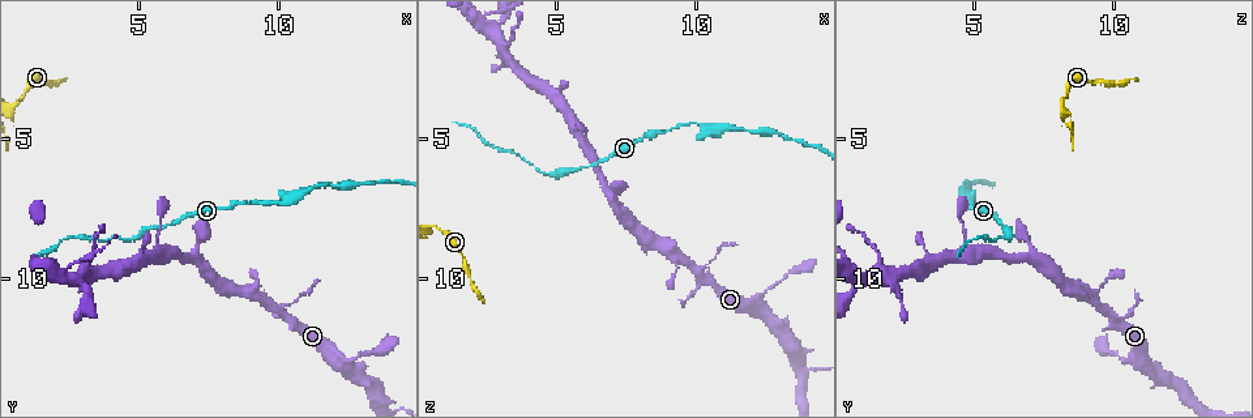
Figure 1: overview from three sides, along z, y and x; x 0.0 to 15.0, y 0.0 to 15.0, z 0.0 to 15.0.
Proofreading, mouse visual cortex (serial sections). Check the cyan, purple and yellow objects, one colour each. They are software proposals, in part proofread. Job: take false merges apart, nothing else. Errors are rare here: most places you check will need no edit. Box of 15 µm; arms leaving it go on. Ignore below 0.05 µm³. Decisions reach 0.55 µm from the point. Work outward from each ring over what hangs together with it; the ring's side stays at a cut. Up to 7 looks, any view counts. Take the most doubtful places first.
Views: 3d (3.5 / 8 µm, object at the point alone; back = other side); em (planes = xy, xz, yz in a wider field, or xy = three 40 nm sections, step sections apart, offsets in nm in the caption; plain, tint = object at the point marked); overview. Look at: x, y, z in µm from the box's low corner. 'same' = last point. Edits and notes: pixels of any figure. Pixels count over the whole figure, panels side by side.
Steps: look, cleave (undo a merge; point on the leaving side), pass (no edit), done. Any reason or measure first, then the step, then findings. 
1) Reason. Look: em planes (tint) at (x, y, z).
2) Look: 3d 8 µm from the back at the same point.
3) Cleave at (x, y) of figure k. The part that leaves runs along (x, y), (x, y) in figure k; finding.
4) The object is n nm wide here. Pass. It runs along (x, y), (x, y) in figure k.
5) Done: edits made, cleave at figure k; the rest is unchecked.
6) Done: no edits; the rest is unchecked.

Look: 3d 3.5 µm at (11.2, 6.7, 4.6).

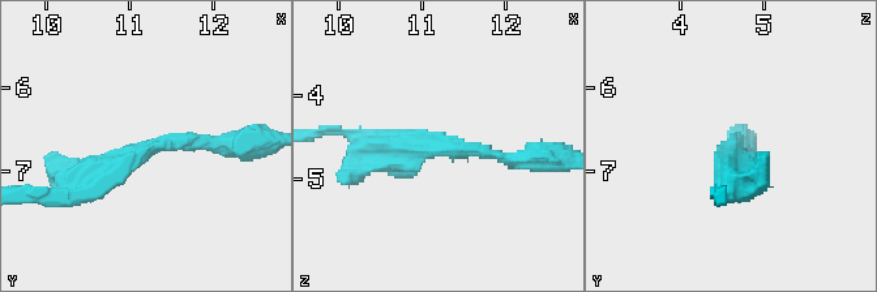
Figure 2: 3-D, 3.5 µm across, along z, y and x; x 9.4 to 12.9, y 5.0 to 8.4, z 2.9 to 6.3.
Pass. It runs along (71, 193), (154, 145), (231, 141) in figure 2; one cell here.

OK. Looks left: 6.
A fork. Look: 3d 3.5 µm at (12.4, 12.9, 10.7).

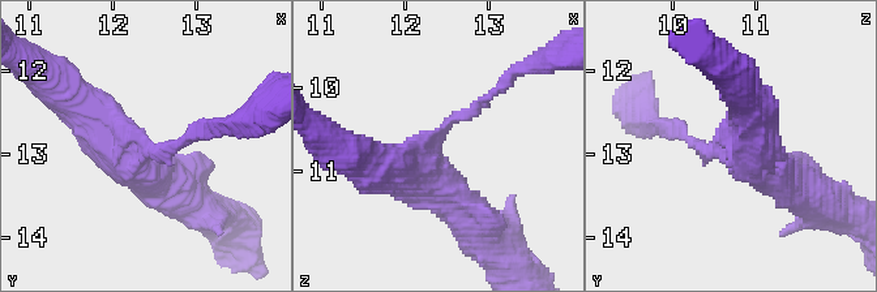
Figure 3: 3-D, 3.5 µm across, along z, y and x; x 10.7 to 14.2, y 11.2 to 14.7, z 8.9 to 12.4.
3 arms meet here; the arms are 150, 450, 500 nm wide; shape alone is not enough. Look: em xy step 3 (tint) at (12.40, 12.95, 10.70).

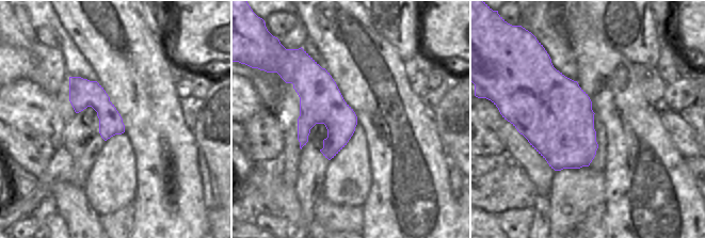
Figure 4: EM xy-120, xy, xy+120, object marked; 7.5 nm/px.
Pass. It runs along (46, 77), (142, 168), (183, 193) in figure 3; all the same cell.

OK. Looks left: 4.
Thin arm on a thick one. Look: 3d 3.5 µm at (5.9, 9.2, 5.1).

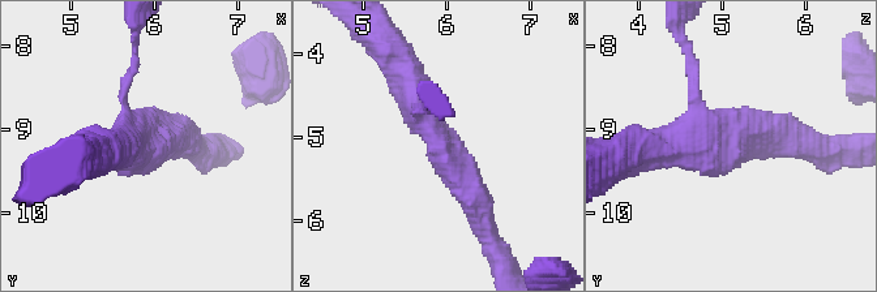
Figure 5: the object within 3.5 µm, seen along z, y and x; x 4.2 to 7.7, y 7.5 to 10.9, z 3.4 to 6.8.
3 arms meet here. Pass. It runs along (480, 215), (405, 72) in figure 5; continuous, no second cell.

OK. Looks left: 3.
Done: no edits; the rest is unchecked.

